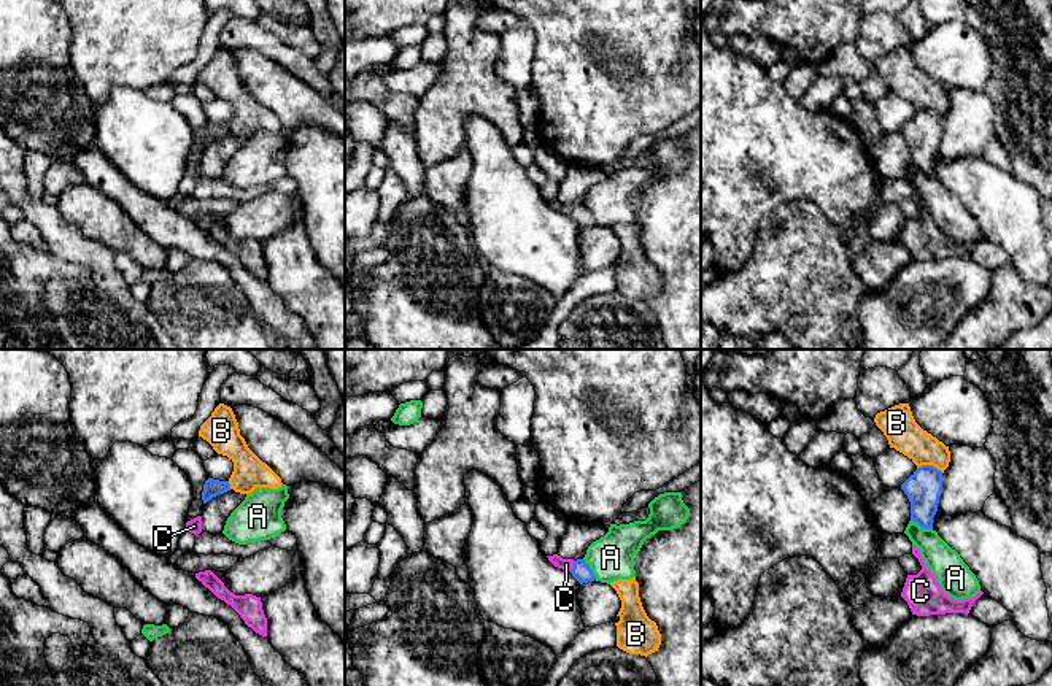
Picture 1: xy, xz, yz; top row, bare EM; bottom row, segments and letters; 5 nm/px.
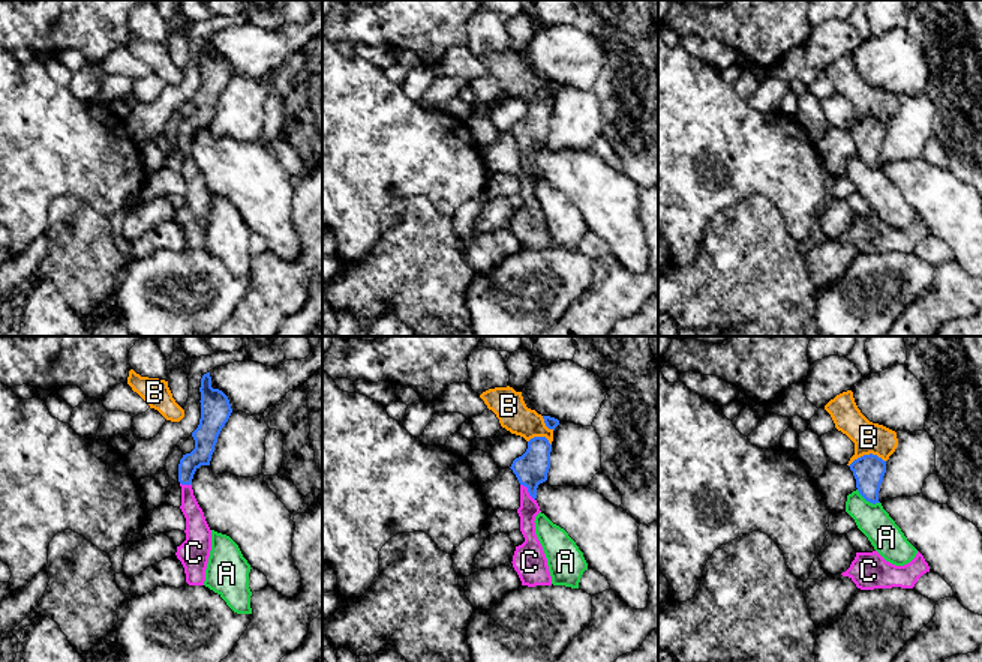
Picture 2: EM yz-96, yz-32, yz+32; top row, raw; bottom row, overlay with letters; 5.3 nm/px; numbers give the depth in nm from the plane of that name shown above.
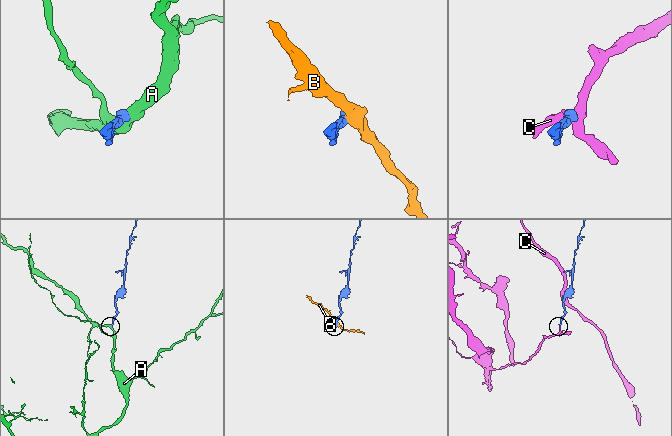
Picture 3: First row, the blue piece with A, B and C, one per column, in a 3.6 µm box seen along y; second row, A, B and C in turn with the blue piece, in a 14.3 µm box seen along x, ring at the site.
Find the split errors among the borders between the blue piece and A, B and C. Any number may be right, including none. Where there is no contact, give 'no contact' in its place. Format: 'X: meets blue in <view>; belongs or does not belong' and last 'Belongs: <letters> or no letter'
A: meets blue in yz; does not belong
B: meets blue in yz; does not belong
C: meets blue in xz; belongs
Belongs: C

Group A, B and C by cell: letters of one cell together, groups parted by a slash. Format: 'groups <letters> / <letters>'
groups A / B / C

